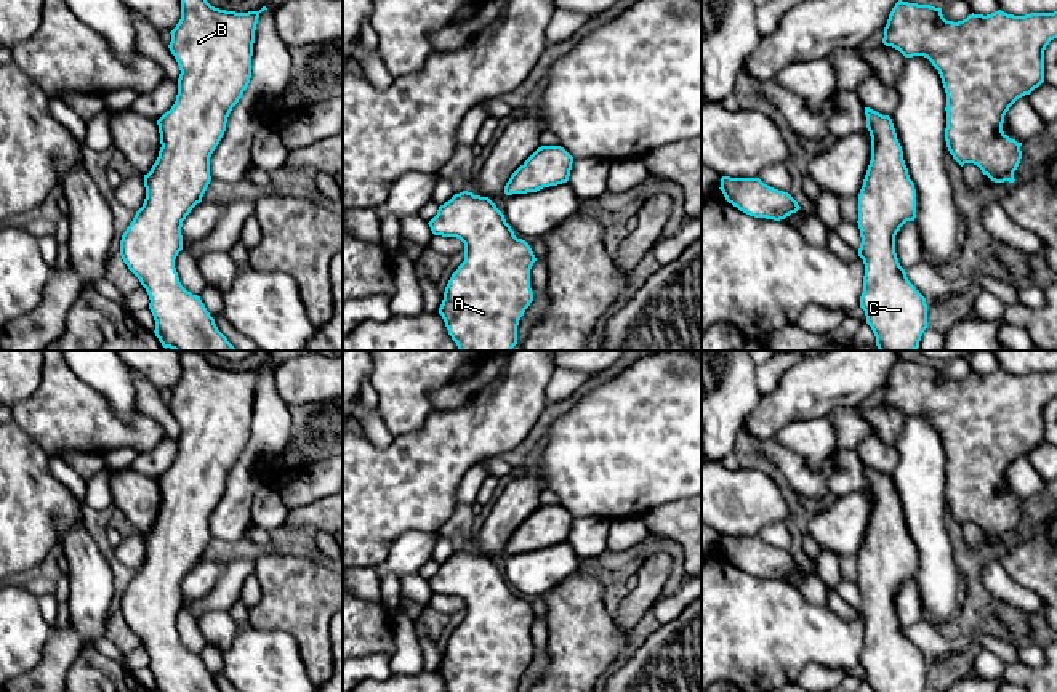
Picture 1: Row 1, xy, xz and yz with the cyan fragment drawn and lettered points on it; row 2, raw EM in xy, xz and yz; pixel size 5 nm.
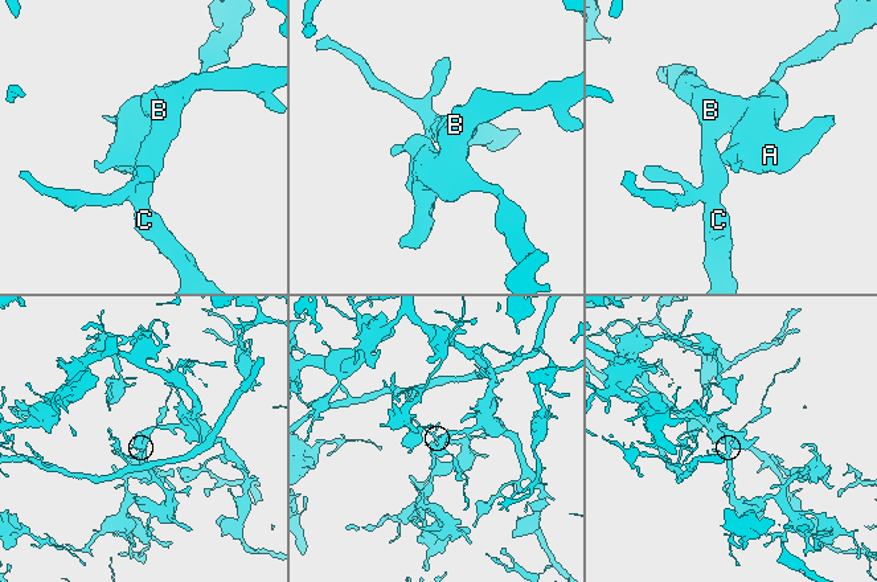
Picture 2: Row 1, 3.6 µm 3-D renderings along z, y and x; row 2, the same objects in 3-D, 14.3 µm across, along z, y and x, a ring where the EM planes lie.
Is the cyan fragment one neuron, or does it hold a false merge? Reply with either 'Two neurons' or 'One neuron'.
One neuron

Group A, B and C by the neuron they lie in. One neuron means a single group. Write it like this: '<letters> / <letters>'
A B C

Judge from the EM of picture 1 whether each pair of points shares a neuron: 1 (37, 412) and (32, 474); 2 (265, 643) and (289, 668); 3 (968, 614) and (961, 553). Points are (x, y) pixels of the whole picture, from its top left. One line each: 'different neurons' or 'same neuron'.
1: different neurons
2: same neuron
3: same neuron

